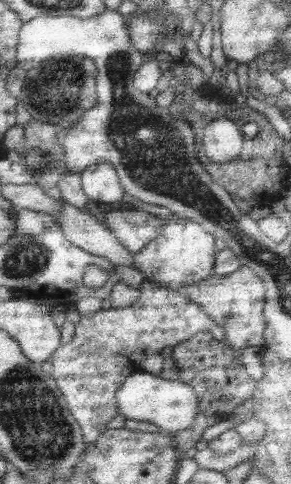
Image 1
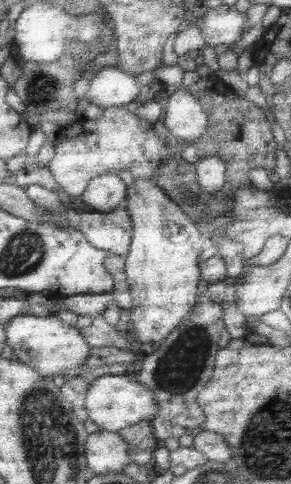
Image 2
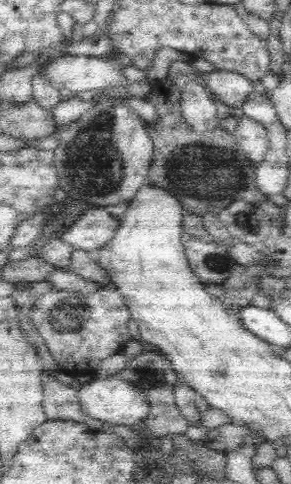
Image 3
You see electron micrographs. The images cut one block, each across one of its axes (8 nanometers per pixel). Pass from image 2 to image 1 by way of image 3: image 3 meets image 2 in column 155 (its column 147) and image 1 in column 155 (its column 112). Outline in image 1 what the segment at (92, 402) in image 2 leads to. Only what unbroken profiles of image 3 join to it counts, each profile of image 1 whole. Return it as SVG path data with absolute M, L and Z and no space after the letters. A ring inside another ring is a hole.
M143 370L127 376L115 394L117 414L125 420L139 420L149 422L159 428L163 434L175 434L193 424L193 418L197 416L197 394L189 384L177 382L177 380L163 380L159 376L145 374Z

